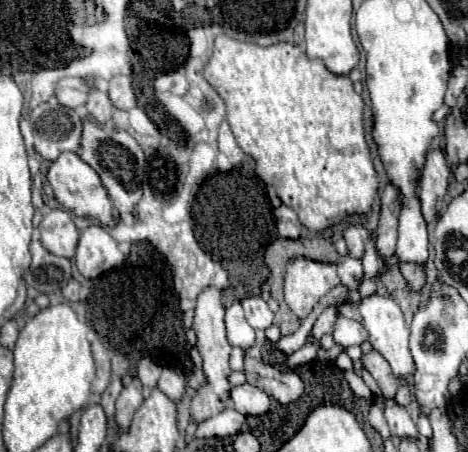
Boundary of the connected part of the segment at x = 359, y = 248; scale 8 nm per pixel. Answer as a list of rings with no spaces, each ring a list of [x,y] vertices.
[[[351,224],[345,228],[345,242],[349,248],[349,256],[361,258],[363,250],[365,250],[365,242],[369,238],[369,230],[363,224]]]

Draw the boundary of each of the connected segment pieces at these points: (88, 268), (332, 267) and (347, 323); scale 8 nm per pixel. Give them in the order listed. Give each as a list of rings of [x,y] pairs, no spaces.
[[[99,224],[85,228],[79,236],[77,246],[77,268],[85,278],[95,278],[105,270],[121,266],[125,254],[121,252],[115,238]]]
[[[297,256],[285,264],[285,302],[301,320],[337,284],[341,284],[337,262],[317,262]]]
[[[337,316],[335,326],[333,326],[333,340],[347,348],[347,346],[361,344],[363,340],[367,340],[367,336],[365,336],[365,328],[361,328],[361,324],[357,324],[355,320],[349,320],[345,316]]]

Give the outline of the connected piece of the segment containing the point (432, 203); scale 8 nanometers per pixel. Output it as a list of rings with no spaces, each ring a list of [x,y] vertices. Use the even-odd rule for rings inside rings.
[[[435,148],[427,154],[425,168],[421,172],[421,208],[423,216],[427,222],[435,220],[441,206],[443,198],[447,194],[447,184],[449,184],[449,164],[443,148]]]

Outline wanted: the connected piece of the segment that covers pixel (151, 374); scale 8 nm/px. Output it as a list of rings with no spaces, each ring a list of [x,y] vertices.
[[[141,358],[139,364],[137,364],[137,376],[143,384],[143,394],[147,396],[151,392],[151,388],[157,386],[157,378],[161,376],[161,366],[153,364],[153,360]]]

